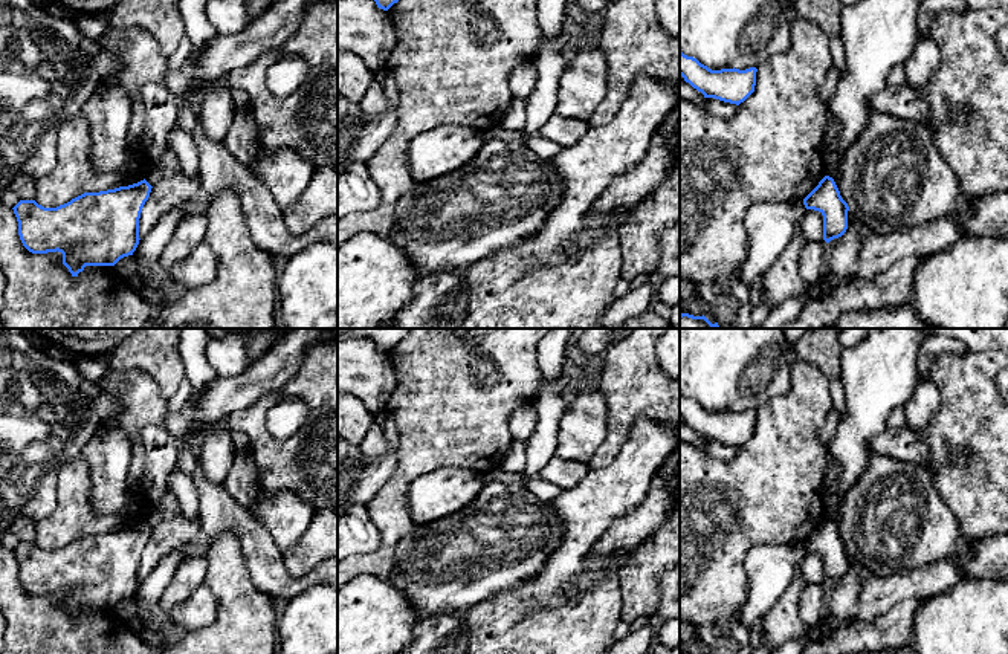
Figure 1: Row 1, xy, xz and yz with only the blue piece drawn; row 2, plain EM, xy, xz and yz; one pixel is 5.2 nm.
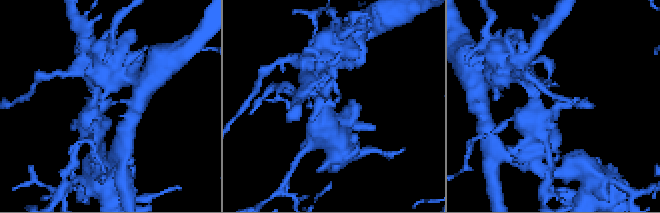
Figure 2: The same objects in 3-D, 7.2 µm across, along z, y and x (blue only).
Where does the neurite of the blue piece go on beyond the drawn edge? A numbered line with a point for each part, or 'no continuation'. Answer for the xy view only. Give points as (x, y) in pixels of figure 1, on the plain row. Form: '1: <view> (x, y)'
1: xy (153, 520)

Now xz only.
no continuation

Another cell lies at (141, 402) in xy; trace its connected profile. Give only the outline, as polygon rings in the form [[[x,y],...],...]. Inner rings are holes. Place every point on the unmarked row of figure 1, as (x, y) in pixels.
[[[110,368],[96,385],[119,403],[118,411],[101,422],[96,434],[121,428],[133,443],[127,509],[116,515],[98,513],[90,503],[90,466],[82,457],[75,457],[60,471],[57,509],[35,523],[35,544],[44,550],[57,550],[84,535],[137,526],[153,510],[151,503],[142,494],[147,457],[139,434],[145,425],[162,425],[168,414],[168,399],[162,396],[157,382],[141,370]]]

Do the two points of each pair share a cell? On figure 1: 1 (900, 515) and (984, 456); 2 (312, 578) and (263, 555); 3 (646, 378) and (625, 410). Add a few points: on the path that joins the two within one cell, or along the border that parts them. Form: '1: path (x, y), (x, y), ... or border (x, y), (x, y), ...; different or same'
1: border (926, 466), (935, 489), (956, 518); different
2: path (300, 582), (287, 582), (272, 567); same
3: path (639, 385), (628, 396), (626, 402); same

